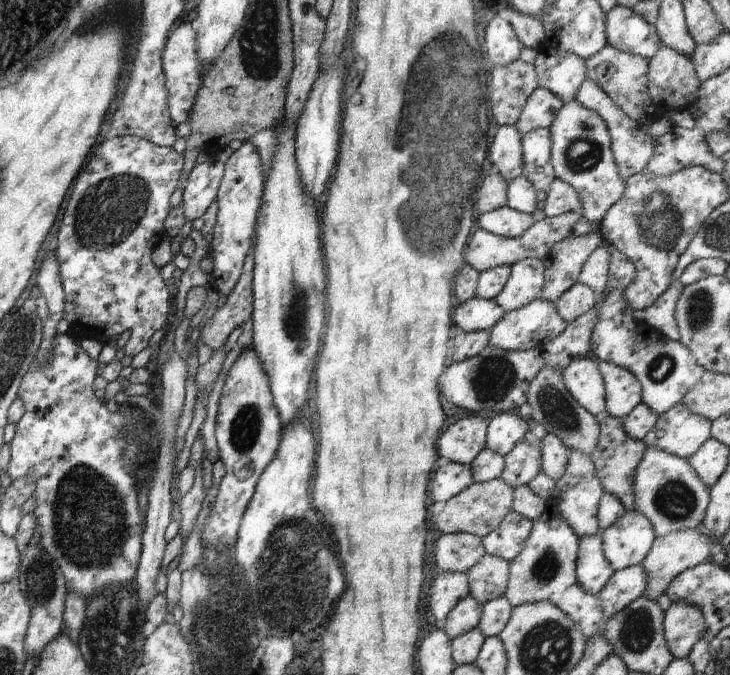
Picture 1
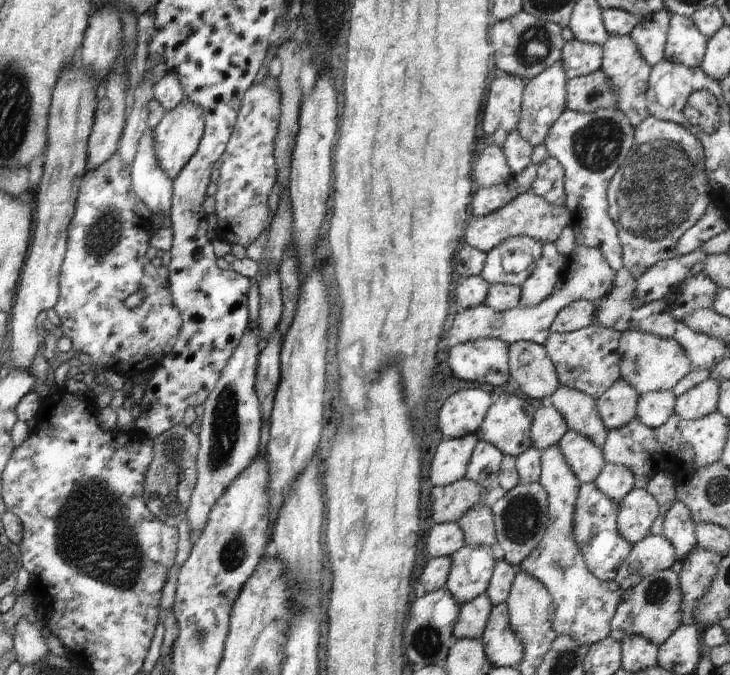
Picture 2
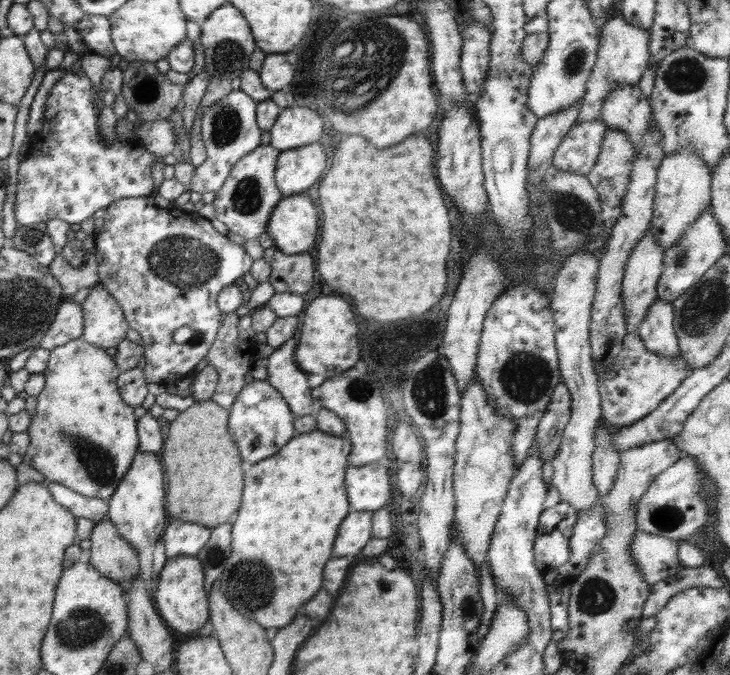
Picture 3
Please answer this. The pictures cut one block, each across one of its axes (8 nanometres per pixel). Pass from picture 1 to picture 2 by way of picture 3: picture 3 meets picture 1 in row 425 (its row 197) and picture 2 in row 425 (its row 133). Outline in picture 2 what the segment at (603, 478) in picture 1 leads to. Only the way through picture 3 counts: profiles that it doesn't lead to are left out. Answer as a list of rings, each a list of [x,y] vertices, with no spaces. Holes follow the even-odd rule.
[[[622,377],[597,398],[596,406],[606,430],[618,430],[632,422],[637,417],[638,399],[636,390]]]

